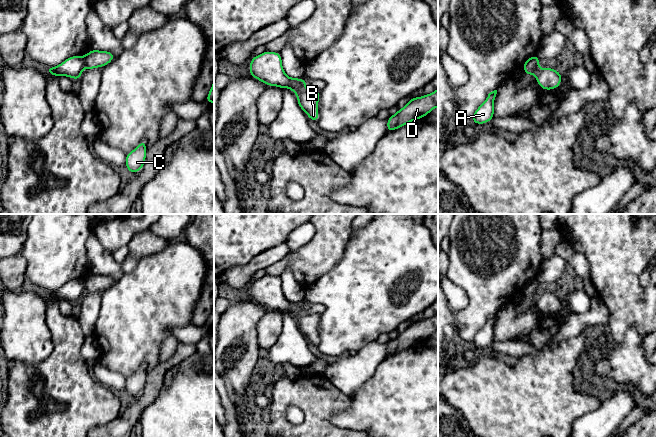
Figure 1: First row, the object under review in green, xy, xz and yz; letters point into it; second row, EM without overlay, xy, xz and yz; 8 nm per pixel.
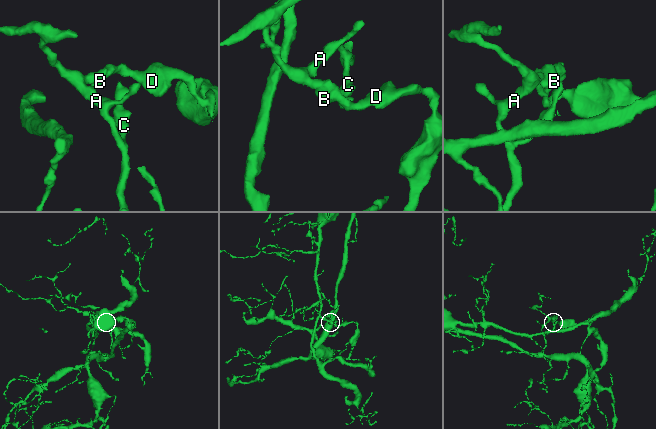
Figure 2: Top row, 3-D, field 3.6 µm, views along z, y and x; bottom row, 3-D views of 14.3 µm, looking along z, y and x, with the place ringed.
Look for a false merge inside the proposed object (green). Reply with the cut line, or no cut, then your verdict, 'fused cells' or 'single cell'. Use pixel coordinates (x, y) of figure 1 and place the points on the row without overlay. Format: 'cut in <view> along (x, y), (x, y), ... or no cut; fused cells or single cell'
cut in xy along (84, 280), (85, 290); fused cells

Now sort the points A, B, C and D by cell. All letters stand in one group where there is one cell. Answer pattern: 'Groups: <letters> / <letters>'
Groups: A C / B D

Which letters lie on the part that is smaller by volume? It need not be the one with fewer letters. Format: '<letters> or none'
B, D

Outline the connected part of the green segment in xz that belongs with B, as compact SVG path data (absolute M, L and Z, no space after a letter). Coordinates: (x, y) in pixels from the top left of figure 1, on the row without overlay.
M304 312L296 319L299 331L316 347L319 343L318 327L320 314L308 314Z

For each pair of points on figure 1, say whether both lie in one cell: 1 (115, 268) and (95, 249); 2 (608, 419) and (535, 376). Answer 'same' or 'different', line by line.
1: same
2: different

